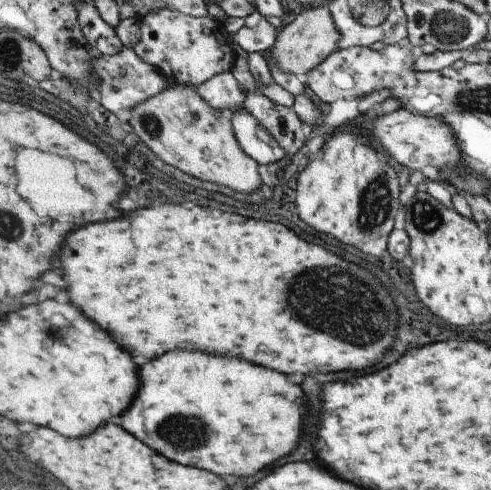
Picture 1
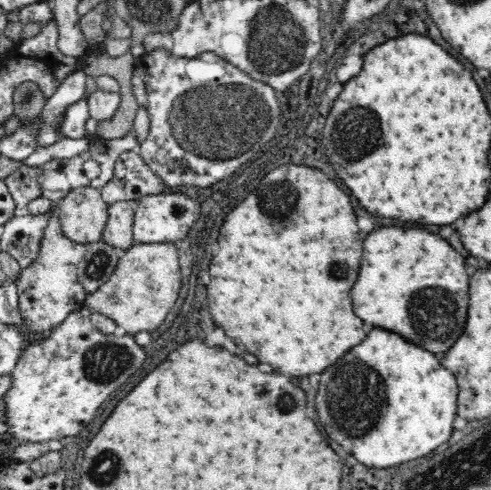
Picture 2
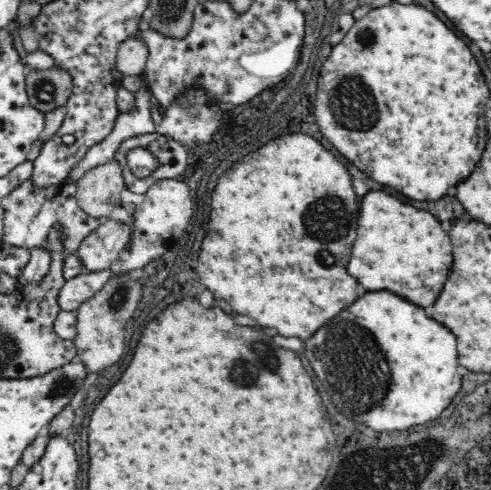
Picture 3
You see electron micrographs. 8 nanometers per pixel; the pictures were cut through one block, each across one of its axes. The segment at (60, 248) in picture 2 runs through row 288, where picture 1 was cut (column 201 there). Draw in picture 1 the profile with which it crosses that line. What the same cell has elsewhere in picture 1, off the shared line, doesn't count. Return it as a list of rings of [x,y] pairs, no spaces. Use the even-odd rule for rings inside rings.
[[[175,10],[147,12],[139,22],[139,40],[131,46],[133,52],[153,66],[169,86],[201,86],[215,74],[233,68],[235,52],[231,48],[231,36],[223,28],[223,22],[211,18],[193,18],[177,14]]]

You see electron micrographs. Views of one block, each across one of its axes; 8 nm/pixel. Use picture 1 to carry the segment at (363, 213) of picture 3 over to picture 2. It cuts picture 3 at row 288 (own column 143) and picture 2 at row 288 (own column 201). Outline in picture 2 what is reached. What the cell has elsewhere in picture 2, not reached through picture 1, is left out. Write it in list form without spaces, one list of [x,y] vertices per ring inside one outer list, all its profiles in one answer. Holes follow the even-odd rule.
[[[382,228],[364,240],[364,260],[358,282],[352,288],[354,314],[372,328],[382,328],[402,336],[406,342],[426,348],[436,358],[446,354],[464,332],[468,316],[468,286],[464,258],[436,234],[412,228]]]

